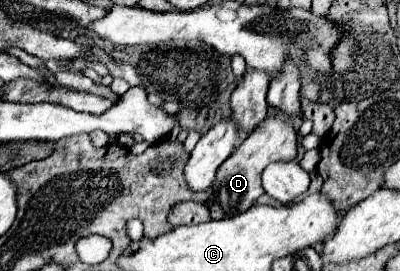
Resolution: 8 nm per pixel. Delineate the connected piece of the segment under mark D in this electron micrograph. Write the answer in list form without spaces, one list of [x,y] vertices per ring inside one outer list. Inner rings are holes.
[[[278,115],[278,117],[264,119],[262,125],[258,125],[258,129],[254,131],[254,135],[246,137],[242,145],[232,153],[232,157],[228,157],[220,165],[216,173],[216,181],[208,189],[208,199],[206,199],[210,217],[226,219],[226,217],[234,217],[238,213],[248,211],[256,203],[256,199],[264,193],[260,175],[266,169],[266,165],[274,161],[292,161],[296,157],[296,147],[298,147],[298,135],[286,117]]]

